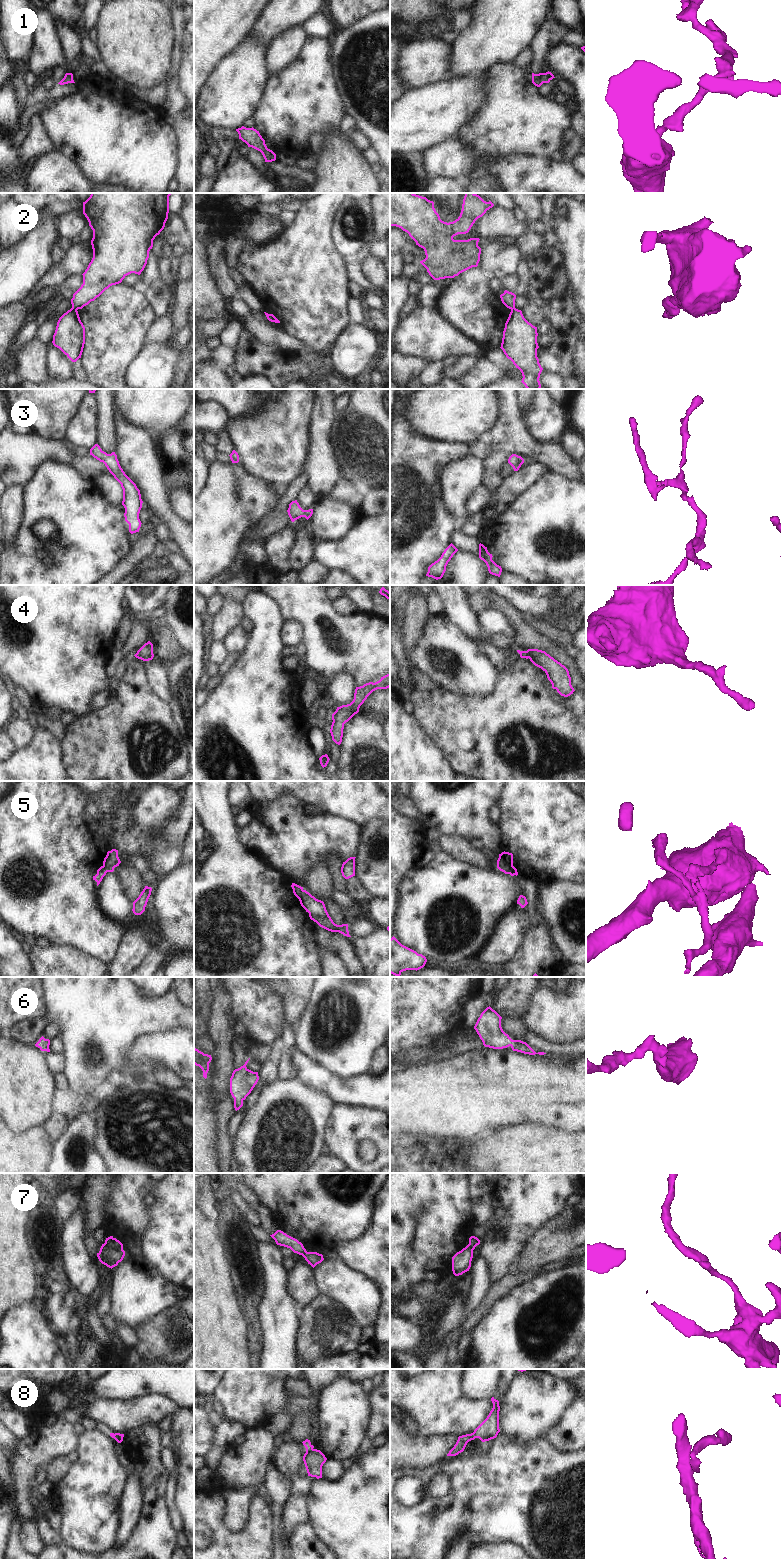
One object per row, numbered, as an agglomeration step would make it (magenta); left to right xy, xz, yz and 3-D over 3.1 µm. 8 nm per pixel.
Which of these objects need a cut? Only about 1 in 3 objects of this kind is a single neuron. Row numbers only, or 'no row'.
2, 5, 7, 8

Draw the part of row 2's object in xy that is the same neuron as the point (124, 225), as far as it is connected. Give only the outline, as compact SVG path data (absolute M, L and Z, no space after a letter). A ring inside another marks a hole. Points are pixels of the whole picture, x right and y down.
M91 193L83 202L83 214L93 230L93 258L82 274L83 284L73 294L72 309L82 309L129 274L140 275L149 258L153 240L164 229L171 193Z

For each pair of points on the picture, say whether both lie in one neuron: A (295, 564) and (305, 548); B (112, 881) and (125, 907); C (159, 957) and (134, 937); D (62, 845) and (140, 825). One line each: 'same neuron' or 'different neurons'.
A: same neuron
B: same neuron
C: different neurons
D: same neuron

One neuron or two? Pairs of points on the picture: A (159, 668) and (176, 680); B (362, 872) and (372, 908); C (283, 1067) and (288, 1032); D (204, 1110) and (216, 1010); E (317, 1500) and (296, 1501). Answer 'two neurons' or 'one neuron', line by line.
A: two neurons
B: two neurons
C: one neuron
D: two neurons
E: two neurons

